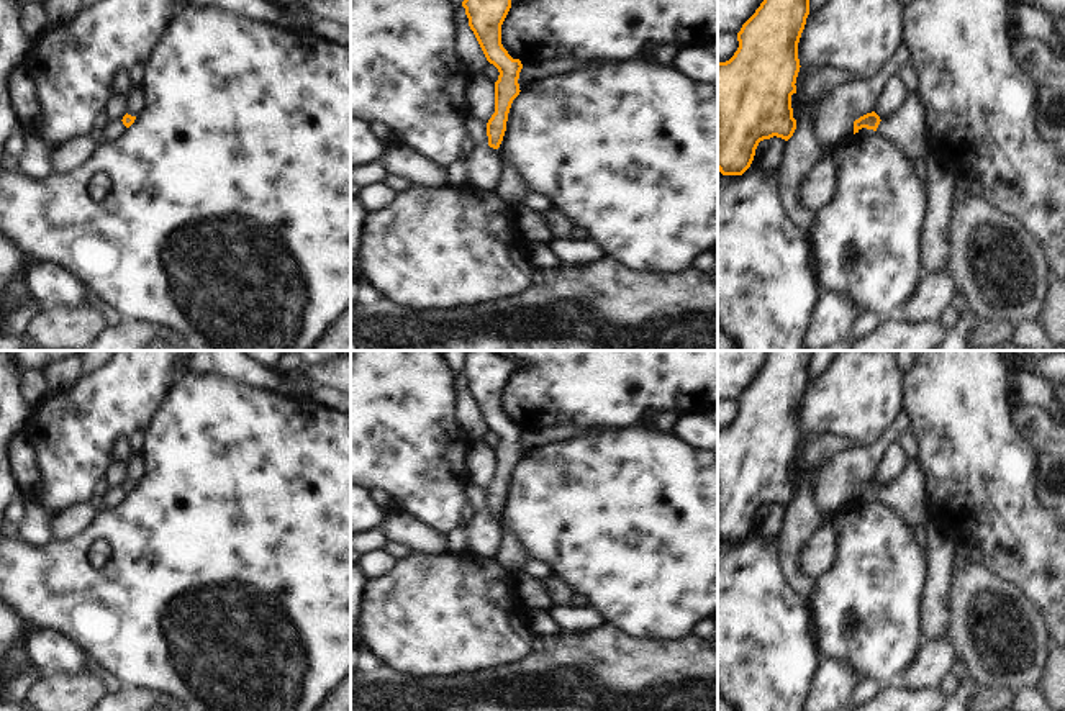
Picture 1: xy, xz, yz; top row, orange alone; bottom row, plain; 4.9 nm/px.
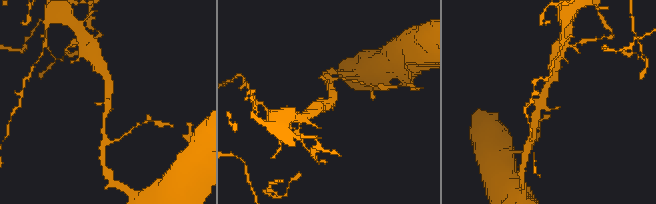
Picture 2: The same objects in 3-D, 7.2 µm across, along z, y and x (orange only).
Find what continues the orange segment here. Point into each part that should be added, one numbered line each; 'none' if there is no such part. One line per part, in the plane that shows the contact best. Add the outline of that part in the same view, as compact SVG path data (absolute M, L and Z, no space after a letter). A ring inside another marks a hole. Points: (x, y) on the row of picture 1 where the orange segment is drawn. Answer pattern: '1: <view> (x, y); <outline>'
none

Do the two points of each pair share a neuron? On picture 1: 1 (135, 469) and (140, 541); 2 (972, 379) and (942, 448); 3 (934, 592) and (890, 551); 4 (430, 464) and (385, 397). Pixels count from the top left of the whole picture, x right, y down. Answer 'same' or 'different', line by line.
1: different
2: same
3: different
4: same

